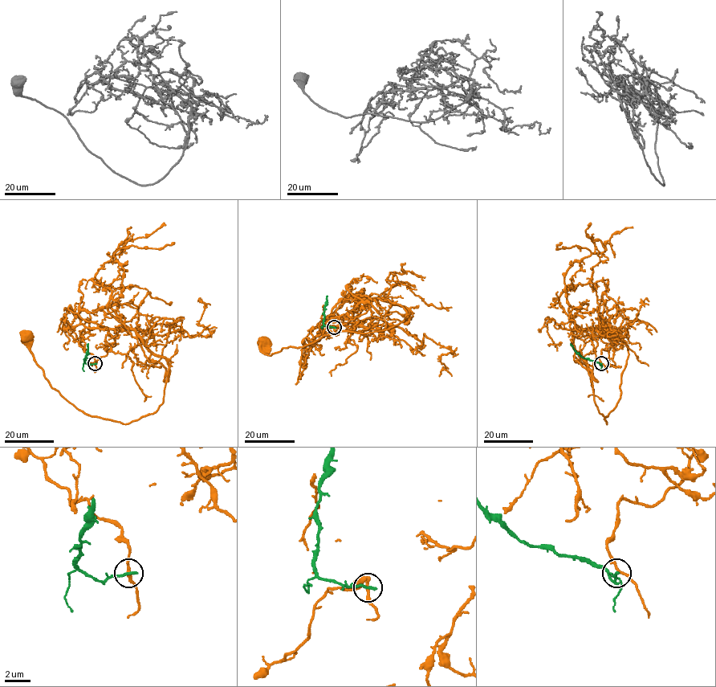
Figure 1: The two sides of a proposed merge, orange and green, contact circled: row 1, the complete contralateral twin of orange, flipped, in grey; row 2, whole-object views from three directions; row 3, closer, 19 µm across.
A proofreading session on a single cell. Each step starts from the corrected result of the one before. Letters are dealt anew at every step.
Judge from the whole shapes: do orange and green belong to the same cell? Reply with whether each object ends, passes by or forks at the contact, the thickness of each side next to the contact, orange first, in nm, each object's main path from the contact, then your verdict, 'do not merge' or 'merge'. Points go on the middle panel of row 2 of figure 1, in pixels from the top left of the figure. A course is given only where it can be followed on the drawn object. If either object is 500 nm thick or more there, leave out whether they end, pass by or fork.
orange passes by | green ends | 190/260 nm | orange via (334, 327), (317, 341), (306, 337), (369, 300), (409, 312), (388, 329), (323, 335), (271, 355), (262, 341) | green via (334, 327), (327, 326), (323, 323), (327, 296) | do not merge

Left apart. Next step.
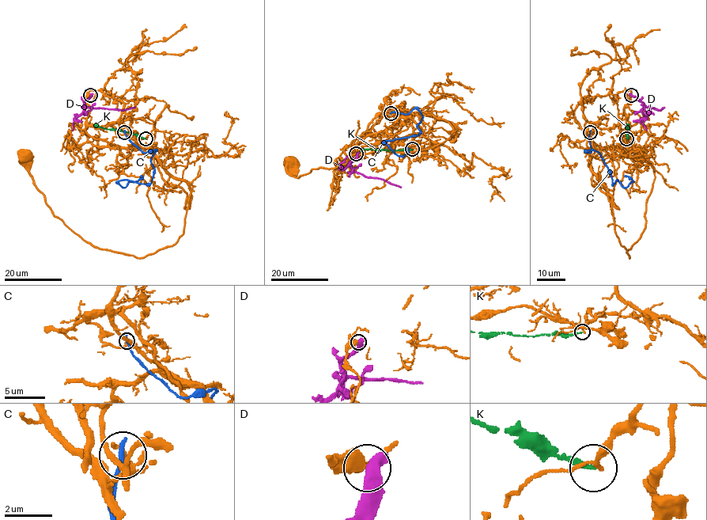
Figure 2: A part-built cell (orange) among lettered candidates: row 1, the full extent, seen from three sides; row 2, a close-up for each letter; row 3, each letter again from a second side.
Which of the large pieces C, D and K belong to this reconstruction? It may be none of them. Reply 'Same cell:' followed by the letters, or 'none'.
Same cell: none

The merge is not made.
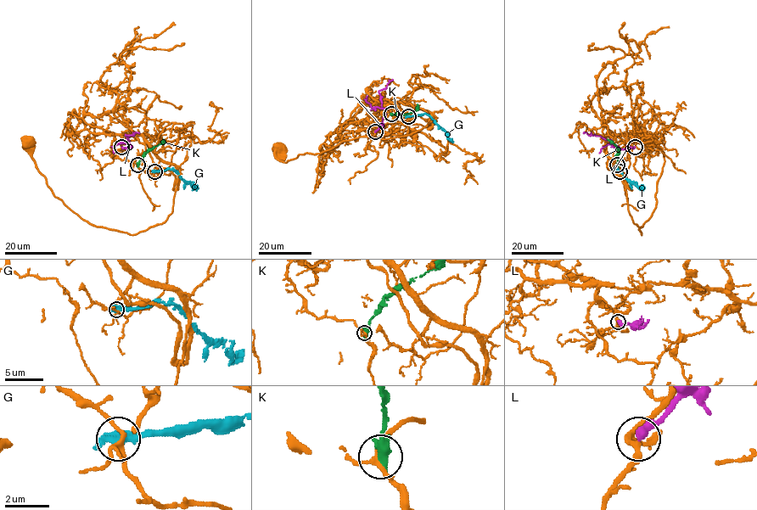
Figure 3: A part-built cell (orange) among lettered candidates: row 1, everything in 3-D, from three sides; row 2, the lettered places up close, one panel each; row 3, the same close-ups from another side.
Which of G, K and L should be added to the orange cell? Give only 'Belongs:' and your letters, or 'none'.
Belongs: L

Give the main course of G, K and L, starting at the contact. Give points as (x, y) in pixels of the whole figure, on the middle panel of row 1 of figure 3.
G: (408, 116), (428, 114), (453, 142)
K: (391, 114), (406, 114), (416, 110), (417, 103)
L: (375, 131), (385, 113), (378, 91), (393, 79)

